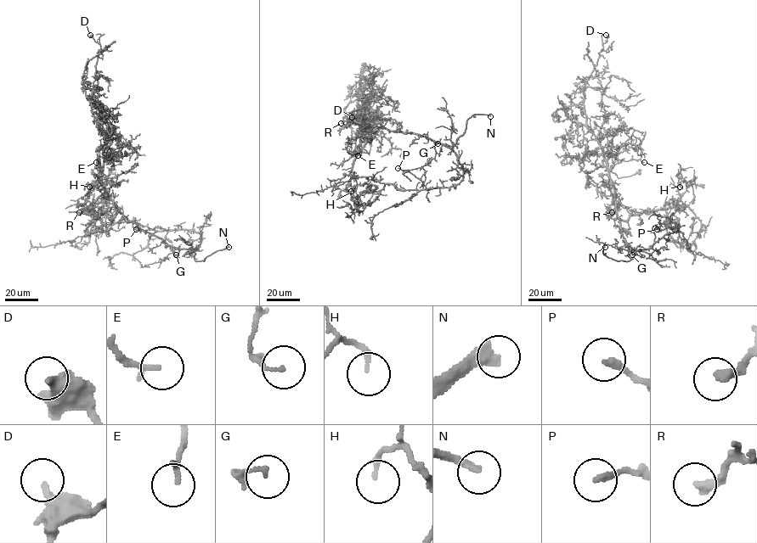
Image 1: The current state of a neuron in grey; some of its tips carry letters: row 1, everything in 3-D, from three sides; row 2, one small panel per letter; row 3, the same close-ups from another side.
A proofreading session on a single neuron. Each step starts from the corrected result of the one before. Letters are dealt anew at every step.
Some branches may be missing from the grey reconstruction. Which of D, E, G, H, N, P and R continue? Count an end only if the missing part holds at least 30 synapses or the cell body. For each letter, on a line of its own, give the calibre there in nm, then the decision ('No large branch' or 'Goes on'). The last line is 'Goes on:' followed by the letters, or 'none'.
D: Thickness 340 nm. No large branch
E: Thickness 180 nm. Goes on
G: Thickness 100 nm. No large branch
H: Thickness 170 nm. No large branch
N: Thickness 360 nm. Goes on
P: Thickness 240 nm. No large branch
R: Thickness 320 nm. No large branch
Goes on: E, N

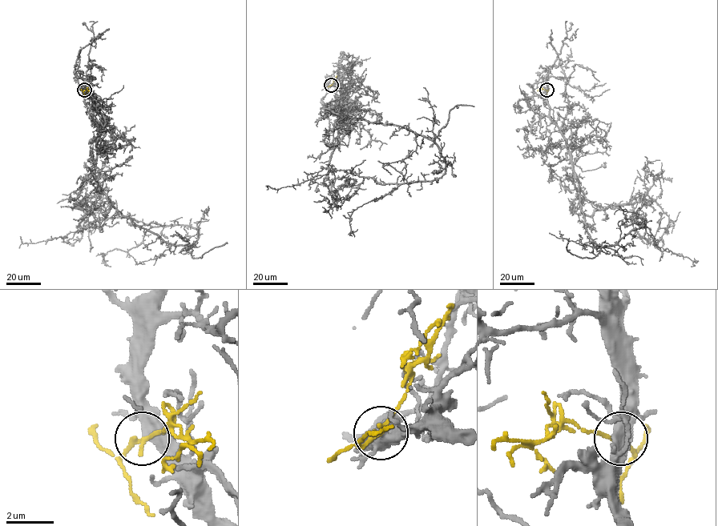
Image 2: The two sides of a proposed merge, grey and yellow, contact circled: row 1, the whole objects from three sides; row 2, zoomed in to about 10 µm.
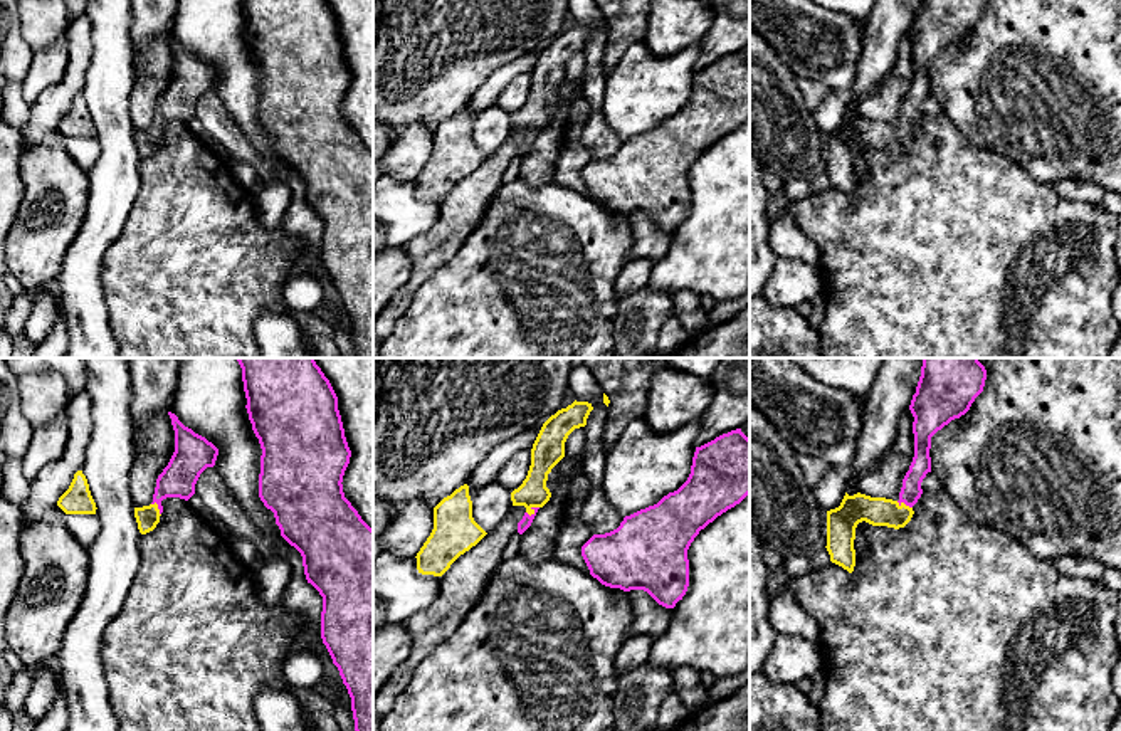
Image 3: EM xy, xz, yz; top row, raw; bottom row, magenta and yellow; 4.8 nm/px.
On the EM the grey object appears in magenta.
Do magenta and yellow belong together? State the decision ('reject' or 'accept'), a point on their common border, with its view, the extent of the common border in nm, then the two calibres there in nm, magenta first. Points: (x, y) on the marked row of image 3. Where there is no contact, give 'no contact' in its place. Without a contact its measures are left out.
accept; meets magenta in xz at (531, 515); contact 70 nm long; 60 nm thick on the magenta side, 140 nm on the other

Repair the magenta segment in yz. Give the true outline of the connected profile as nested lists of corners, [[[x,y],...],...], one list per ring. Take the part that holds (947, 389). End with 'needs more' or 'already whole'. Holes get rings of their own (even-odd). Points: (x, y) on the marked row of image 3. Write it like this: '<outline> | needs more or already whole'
[[[923,358],[921,376],[916,387],[916,393],[913,395],[909,410],[914,417],[913,434],[914,434],[914,457],[903,479],[903,487],[899,492],[899,499],[886,499],[886,497],[871,497],[866,494],[849,496],[845,492],[839,507],[827,511],[827,551],[830,555],[830,561],[842,566],[849,573],[854,571],[855,566],[855,528],[859,523],[866,521],[872,526],[887,526],[887,528],[904,528],[914,511],[913,506],[923,494],[921,482],[928,472],[931,472],[931,437],[948,425],[951,420],[965,415],[975,398],[983,392],[987,380],[987,370],[978,361],[978,358]]] | needs more

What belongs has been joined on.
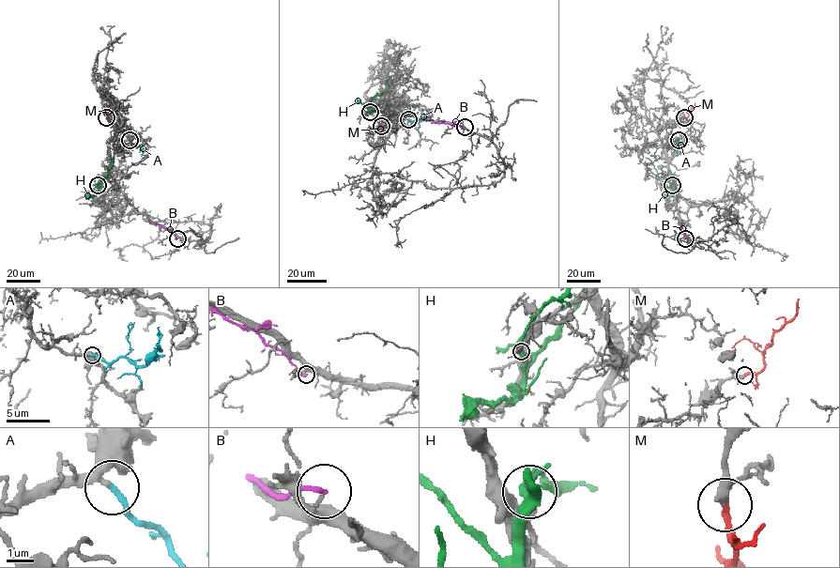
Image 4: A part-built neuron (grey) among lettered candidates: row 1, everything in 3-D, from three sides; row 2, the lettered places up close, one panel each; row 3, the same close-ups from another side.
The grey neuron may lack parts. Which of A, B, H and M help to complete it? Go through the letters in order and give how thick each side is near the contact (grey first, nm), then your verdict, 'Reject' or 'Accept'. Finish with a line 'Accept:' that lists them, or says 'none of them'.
A: Thickness 240 nm (grey) against 240 nm. Accept
B: Thickness 120 nm (grey) against 170 nm. Reject
H: Thickness 140 nm (grey) against 220 nm. Reject
M: Thickness 280 nm (grey) against 240 nm. Accept
Accept: A, M

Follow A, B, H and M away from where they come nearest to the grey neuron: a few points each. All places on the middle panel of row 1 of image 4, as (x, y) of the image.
A: (408, 119), (420, 121), (422, 116), (429, 117)
B: (465, 127), (431, 122)
H: (370, 111), (369, 101), (388, 87), (388, 80)
M: (381, 126), (387, 138)

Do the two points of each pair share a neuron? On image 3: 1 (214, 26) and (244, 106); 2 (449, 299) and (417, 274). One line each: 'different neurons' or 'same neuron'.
1: same neuron
2: different neurons

